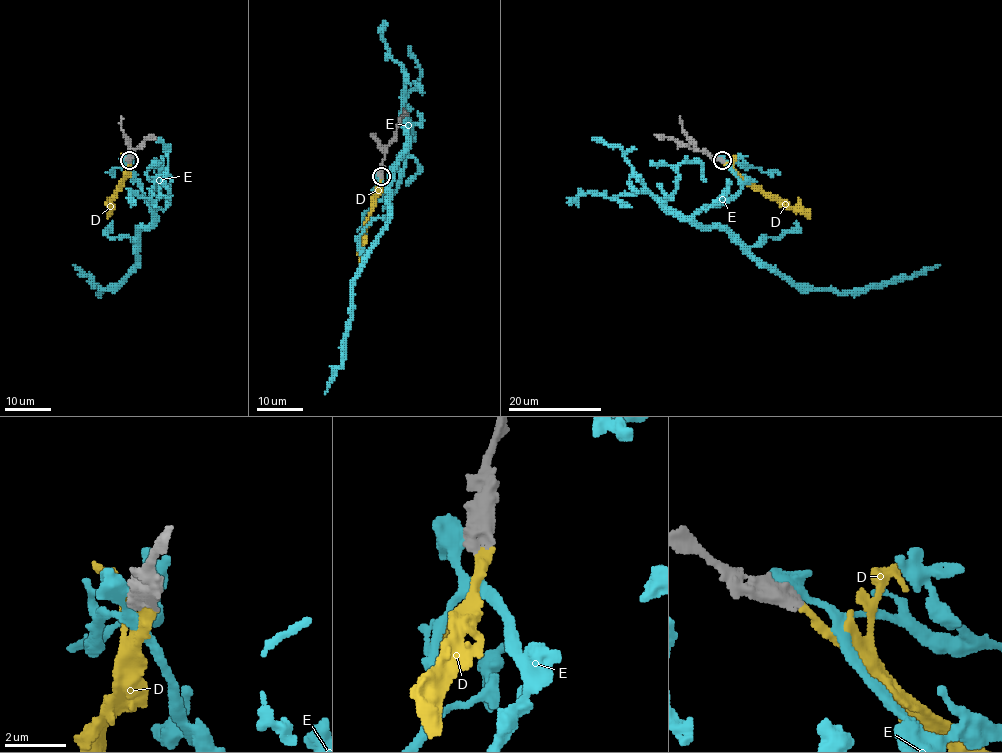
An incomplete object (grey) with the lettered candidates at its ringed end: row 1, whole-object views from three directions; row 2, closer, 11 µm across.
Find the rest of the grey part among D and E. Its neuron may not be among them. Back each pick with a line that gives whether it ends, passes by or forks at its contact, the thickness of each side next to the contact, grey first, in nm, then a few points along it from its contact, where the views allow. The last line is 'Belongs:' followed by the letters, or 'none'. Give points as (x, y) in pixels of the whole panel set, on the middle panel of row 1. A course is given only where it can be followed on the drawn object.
D: it ends | 600/240 nm | via (381, 176), (381, 188), (367, 219), (360, 263)
Belongs: D

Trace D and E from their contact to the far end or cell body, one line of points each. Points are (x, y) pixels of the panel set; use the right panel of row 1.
D: (722, 161), (765, 192), (799, 207), (809, 218)
E: (721, 158), (739, 189), (694, 219), (724, 228), (794, 282), (865, 292), (939, 264)

